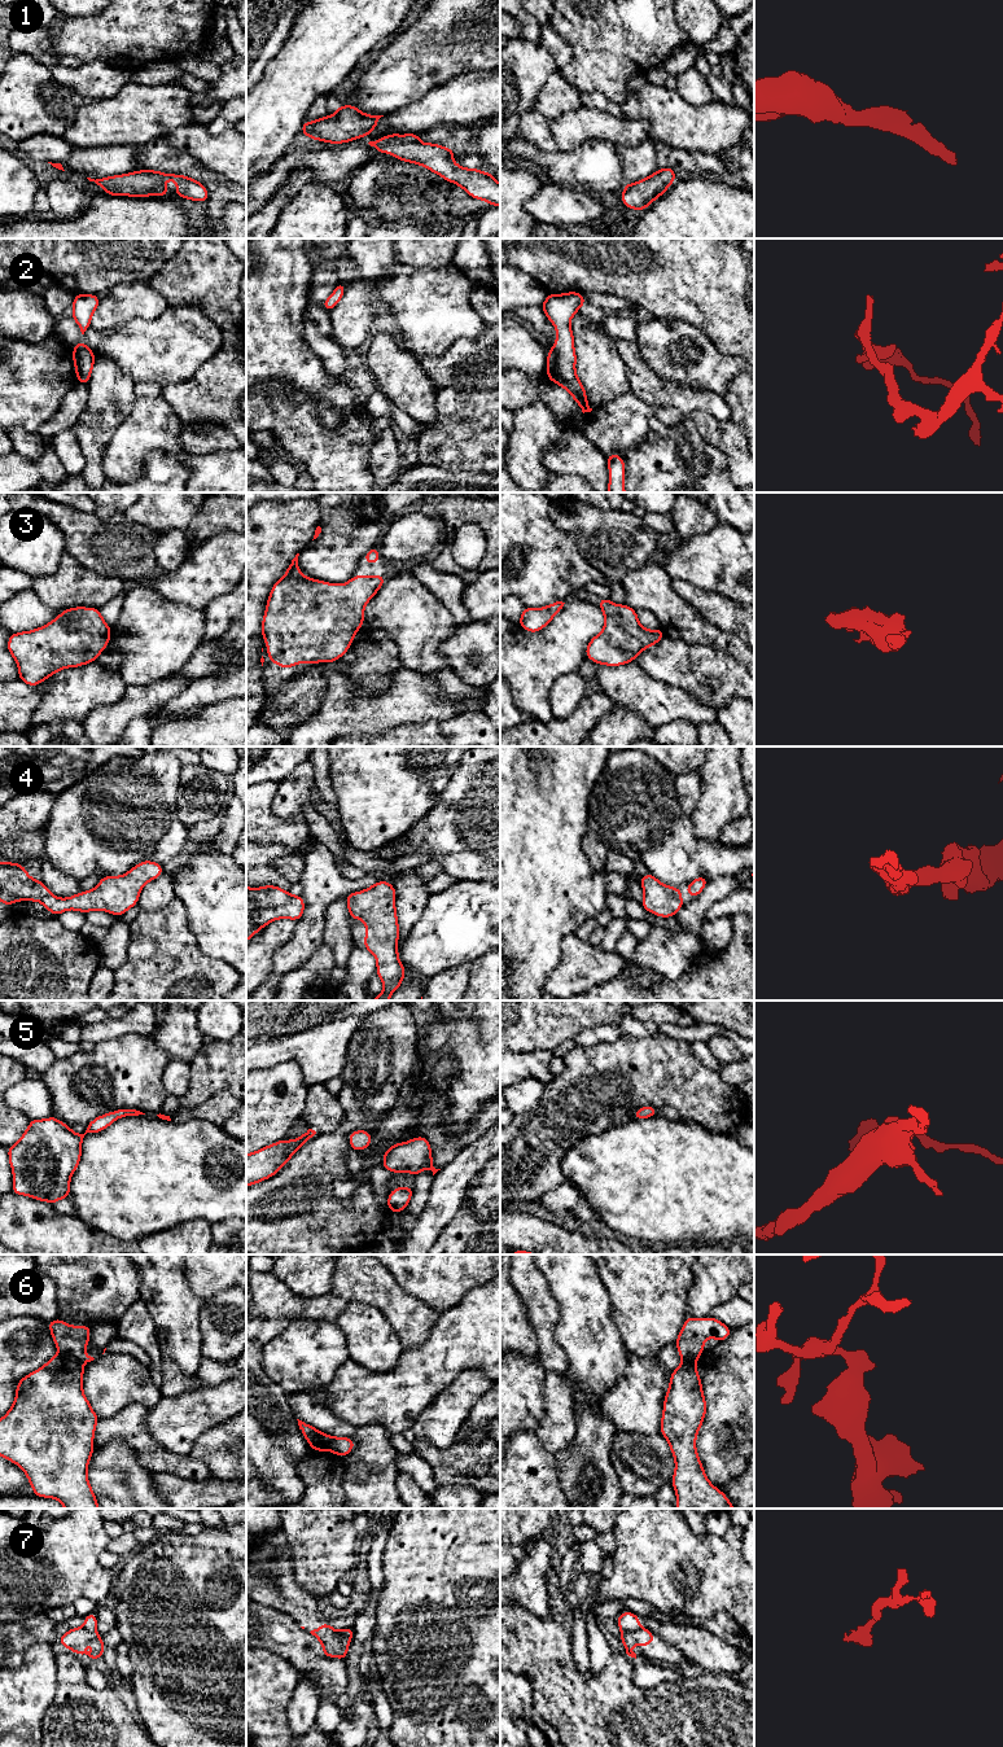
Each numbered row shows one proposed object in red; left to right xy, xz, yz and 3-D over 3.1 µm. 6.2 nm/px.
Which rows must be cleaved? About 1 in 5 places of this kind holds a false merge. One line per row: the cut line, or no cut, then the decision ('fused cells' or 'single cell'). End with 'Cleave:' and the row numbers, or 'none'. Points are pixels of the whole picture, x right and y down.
1: no cut; single cell
2: no cut; single cell
3: no cut; single cell
4: no cut; single cell
5: no cut; single cell
6: cut in xy along (58, 1352), (71, 1354), (80, 1362); fused cells
7: cut in yz along (640, 1628), (633, 1632), (622, 1632); fused cells
Cleave: 6, 7

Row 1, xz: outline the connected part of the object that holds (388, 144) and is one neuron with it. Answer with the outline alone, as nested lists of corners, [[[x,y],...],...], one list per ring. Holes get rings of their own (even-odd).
[[[390,133],[376,141],[369,141],[377,153],[391,153],[393,157],[421,165],[435,172],[444,180],[461,187],[470,197],[487,201],[491,206],[500,206],[500,184],[491,172],[482,172],[478,168],[465,168],[452,161],[454,149],[438,144],[420,143],[421,135]]]

